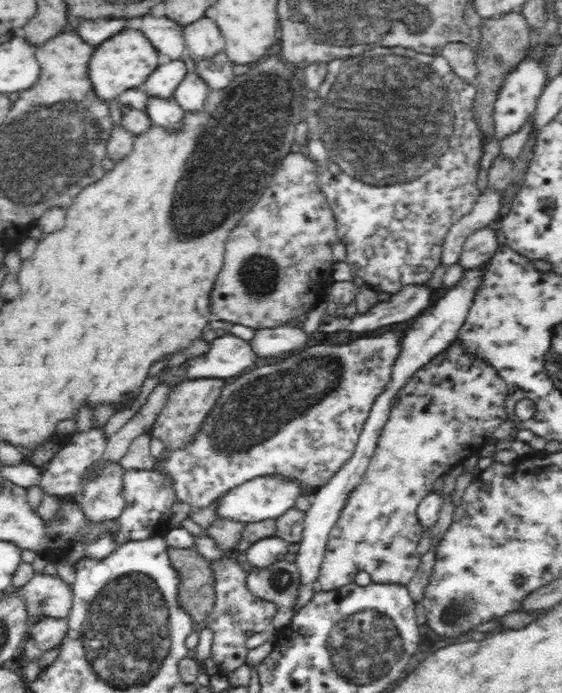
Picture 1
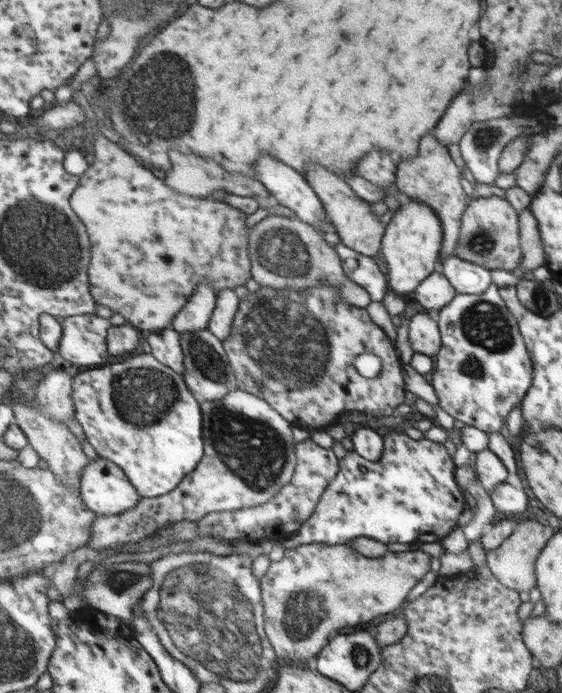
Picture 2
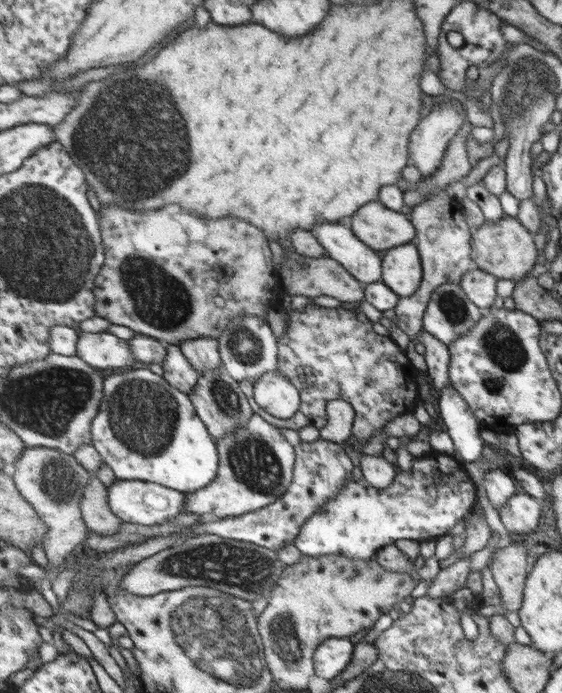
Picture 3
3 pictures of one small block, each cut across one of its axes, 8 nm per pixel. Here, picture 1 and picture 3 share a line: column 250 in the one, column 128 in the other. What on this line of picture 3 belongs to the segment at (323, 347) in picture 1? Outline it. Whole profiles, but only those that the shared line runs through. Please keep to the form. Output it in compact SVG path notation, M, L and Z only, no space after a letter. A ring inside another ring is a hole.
M147 368L107 376L104 392L105 400L92 424L93 446L102 461L113 468L119 479L154 482L183 493L204 489L216 480L220 469L218 444L197 415L189 395L171 386L164 376Z

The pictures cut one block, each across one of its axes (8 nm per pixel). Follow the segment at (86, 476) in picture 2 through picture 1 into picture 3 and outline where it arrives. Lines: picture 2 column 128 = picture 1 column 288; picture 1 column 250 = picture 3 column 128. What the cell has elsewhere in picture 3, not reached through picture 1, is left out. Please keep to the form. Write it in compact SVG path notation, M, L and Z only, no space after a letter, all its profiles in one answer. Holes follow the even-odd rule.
M117 479L108 488L111 511L125 523L143 526L163 526L165 522L185 513L185 493L154 482Z

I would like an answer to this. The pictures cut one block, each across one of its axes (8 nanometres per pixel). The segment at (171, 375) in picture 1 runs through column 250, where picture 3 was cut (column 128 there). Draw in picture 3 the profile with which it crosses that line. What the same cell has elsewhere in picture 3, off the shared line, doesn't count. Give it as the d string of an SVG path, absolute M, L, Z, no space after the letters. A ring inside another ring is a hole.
M106 330L98 333L80 331L76 355L101 370L129 368L137 361L128 340L117 338Z

